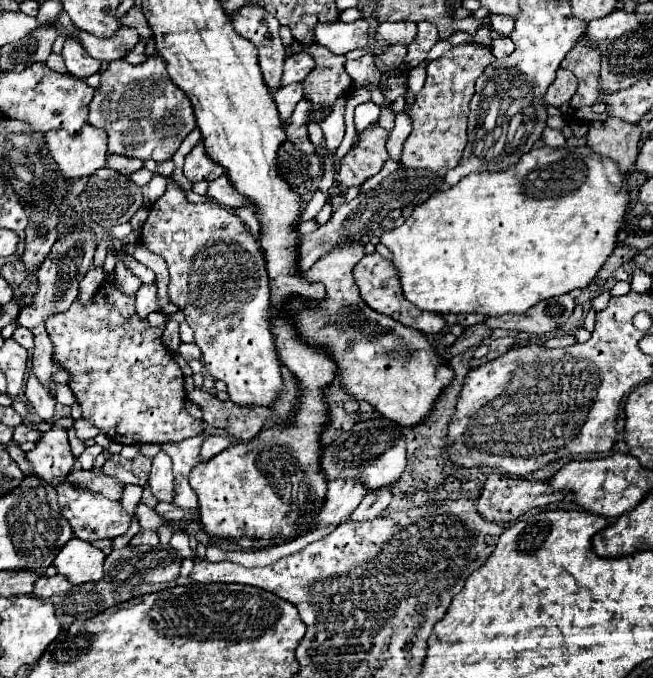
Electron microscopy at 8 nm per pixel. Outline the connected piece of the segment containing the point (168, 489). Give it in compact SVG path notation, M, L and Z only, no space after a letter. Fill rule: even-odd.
M158 452L152 462L150 472L150 490L160 502L172 502L174 500L174 476L172 476L172 460L166 456L166 452Z

